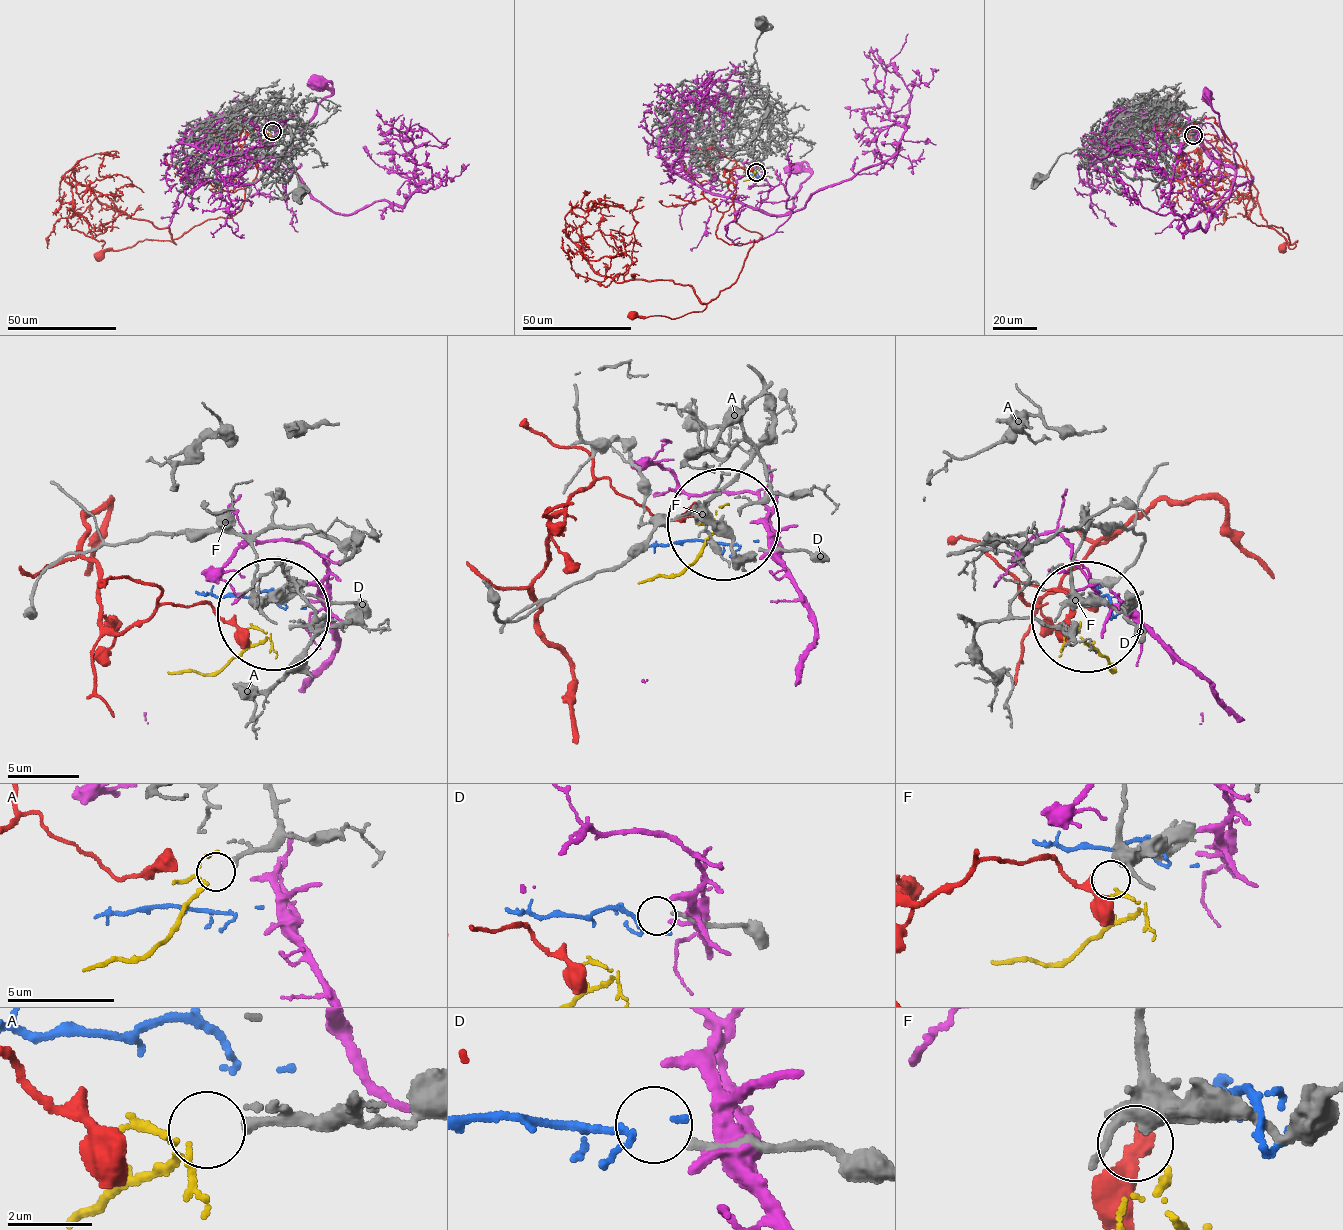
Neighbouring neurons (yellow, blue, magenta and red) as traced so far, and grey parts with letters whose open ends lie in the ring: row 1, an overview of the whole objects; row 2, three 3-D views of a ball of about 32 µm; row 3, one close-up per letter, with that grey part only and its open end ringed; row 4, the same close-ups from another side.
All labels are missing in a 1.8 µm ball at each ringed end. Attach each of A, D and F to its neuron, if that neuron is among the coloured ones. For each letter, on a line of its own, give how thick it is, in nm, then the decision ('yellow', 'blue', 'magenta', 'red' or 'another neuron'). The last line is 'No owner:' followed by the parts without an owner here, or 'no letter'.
A: 260 nm thick; yellow
D: 200 nm thick; another neuron
F: 440 nm thick; another neuron
No owner: D, F

